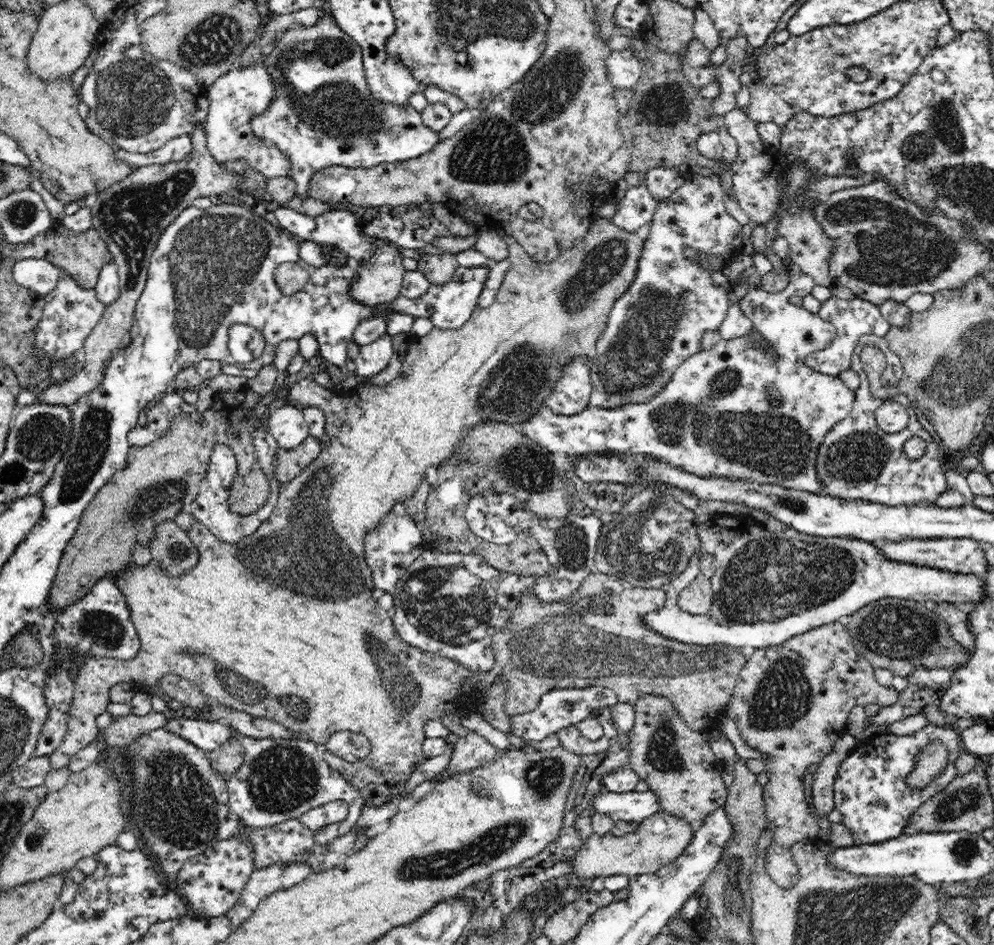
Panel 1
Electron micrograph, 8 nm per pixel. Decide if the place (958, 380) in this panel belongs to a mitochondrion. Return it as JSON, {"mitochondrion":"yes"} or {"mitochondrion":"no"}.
{"mitochondrion":"yes"}

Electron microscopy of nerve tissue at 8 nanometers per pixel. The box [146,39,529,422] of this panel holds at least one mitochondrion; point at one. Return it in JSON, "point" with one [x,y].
{"point":[225,238]}

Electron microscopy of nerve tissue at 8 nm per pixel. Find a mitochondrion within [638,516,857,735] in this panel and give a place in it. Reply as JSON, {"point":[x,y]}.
{"point":[782,697]}

